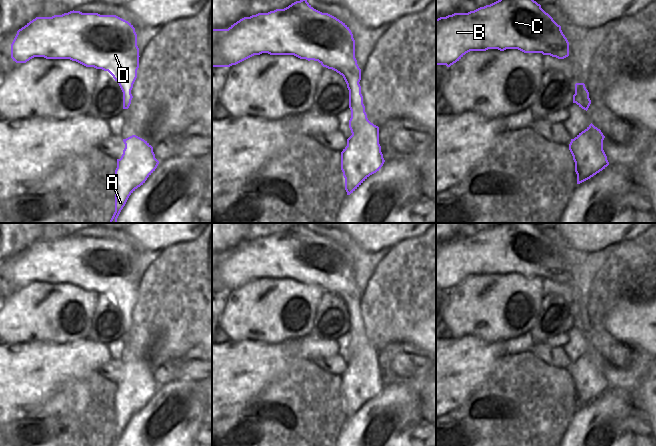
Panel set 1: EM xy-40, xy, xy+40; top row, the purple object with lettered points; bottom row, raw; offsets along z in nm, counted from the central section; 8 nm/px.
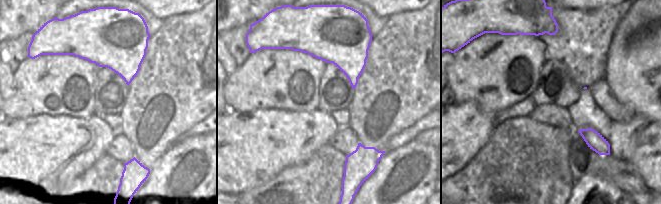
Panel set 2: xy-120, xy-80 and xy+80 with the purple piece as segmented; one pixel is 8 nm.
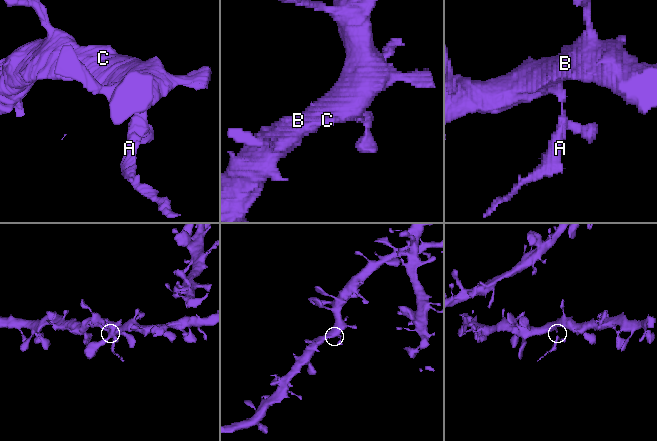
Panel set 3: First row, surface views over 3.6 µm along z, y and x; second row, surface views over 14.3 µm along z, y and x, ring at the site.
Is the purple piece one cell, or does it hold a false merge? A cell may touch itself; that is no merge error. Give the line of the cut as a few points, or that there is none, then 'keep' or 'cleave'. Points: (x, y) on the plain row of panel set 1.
cut xy (368, 344), (359, 346), (354, 351), (352, 357); cleave

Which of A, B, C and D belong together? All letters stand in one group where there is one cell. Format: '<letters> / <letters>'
A / B C D

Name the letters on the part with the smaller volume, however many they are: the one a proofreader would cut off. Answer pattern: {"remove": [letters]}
{"remove": ["A"]}

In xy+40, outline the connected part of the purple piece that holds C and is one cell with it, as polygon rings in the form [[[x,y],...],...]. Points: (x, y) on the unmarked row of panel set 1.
[[[499,223],[468,237],[436,243],[436,289],[450,291],[470,275],[518,273],[558,283],[569,280],[569,266],[553,242],[533,223]]]

